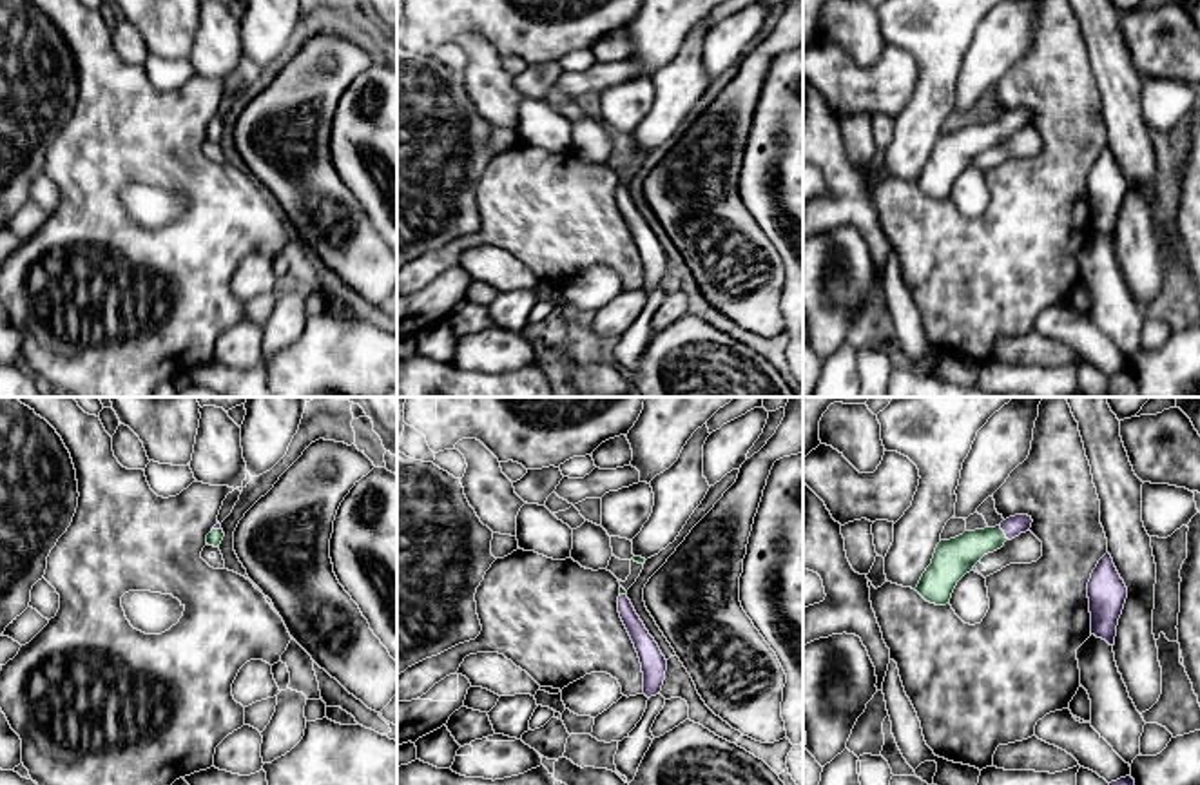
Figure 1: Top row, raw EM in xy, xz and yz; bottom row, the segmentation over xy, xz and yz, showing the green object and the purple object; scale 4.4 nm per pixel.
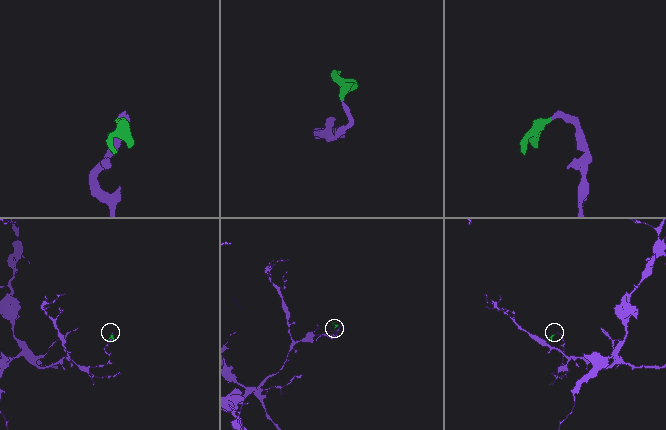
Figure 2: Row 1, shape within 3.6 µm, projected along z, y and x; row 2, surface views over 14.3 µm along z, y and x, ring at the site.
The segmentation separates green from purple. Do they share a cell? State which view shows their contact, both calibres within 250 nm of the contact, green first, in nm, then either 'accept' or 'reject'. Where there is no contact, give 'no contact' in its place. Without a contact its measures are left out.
meets green in yz; 170 nm thick on the green side, 90 nm on the other; accept

